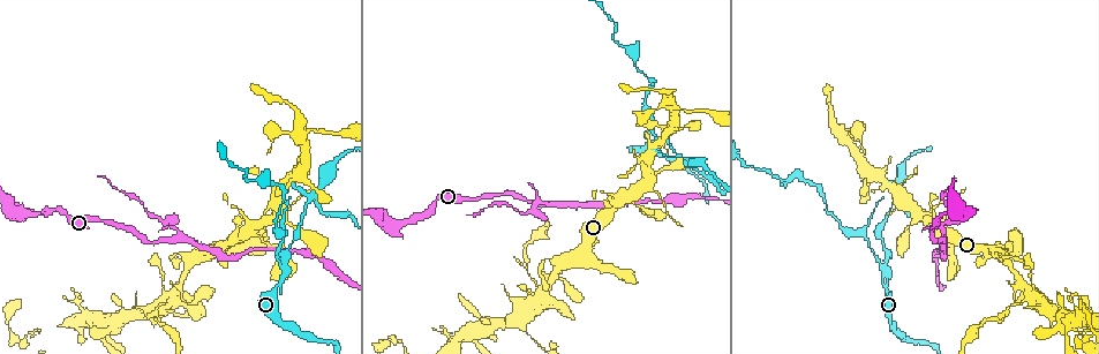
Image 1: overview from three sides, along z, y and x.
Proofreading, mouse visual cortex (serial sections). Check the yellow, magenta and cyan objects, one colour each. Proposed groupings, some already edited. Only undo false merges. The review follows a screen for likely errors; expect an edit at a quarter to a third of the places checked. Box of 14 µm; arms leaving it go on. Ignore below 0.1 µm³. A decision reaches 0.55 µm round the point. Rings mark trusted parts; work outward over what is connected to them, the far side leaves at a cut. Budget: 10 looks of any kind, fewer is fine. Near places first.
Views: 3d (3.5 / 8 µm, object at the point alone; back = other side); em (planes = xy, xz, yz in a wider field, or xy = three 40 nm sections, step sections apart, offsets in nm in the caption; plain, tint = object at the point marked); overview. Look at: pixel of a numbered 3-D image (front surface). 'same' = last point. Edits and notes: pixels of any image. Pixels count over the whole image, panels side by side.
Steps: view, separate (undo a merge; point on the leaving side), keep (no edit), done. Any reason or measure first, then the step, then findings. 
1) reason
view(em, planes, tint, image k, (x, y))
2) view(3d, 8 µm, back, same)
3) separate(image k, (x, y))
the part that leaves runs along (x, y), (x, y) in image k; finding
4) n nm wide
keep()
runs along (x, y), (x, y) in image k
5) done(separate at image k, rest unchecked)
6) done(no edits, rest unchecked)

abrupt turn
view(3d, 8 µm, image 1, (467, 328))

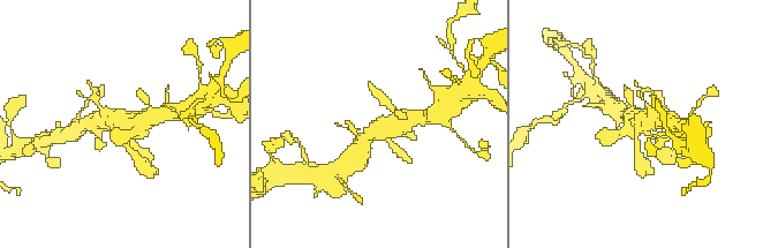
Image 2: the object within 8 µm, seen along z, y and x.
view(3d, 3.5 µm, image 2, (635, 133))

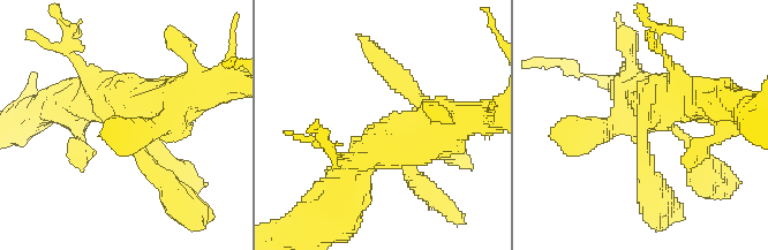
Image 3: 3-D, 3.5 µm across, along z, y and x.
view(em, xy, step 3, tint, image 3, (645, 124))

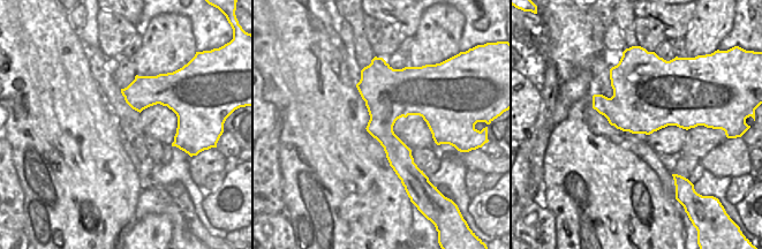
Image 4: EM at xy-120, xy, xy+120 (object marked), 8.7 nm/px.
keep()
runs along (472, 118), (386, 141), (347, 186) in image 3; continuous, no second cell

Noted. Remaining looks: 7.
view(3d, 3.5 µm, image 1, (174, 239))

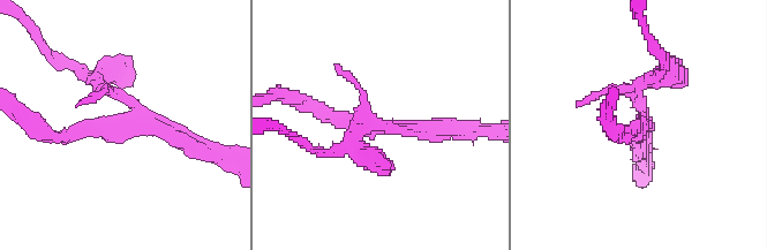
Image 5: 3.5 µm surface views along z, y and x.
now the EM
view(em, xy, step 1, plain, image 5, (641, 123))

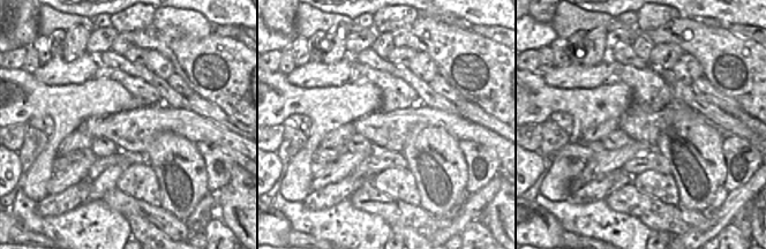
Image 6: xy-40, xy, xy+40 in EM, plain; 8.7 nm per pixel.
view(em, xy, step 1, tint, same)

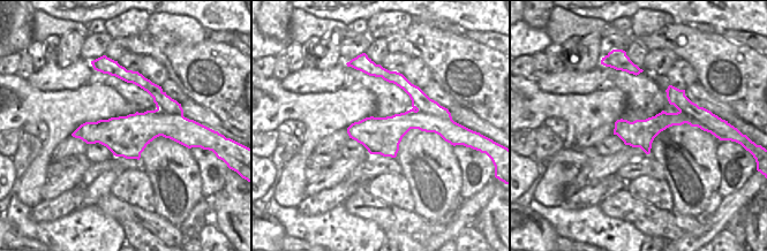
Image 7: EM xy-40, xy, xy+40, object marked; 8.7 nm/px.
320 nm wide
separate(image 5, (98, 90))
the part that leaves runs along (133, 108), (125, 95), (47, 55) in image 5; two cells meet here

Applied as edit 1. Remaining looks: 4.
redraw
view(overview)

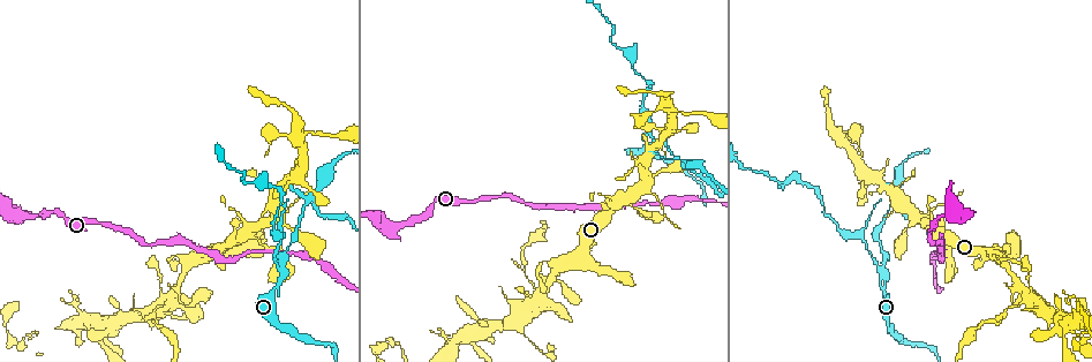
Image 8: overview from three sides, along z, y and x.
thick turns thin
view(3d, 3.5 µm, image 8, (642, 102))

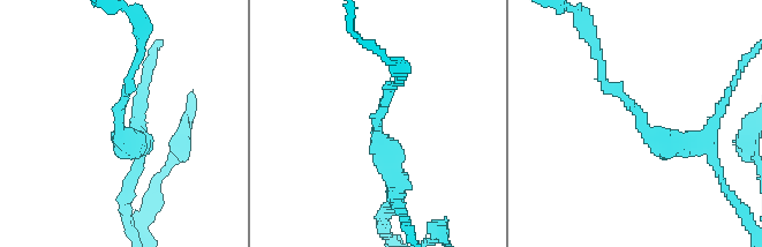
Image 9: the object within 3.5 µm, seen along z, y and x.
arms of 150, 350 nm
view(em, xy, step 5, tint, image 9, (378, 121))

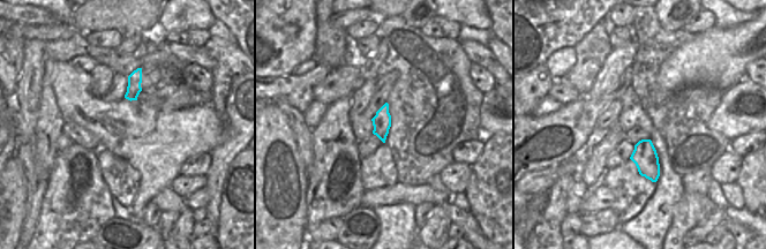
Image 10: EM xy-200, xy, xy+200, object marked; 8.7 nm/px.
cut it another way
view(em, xy, step 3, tint, same)

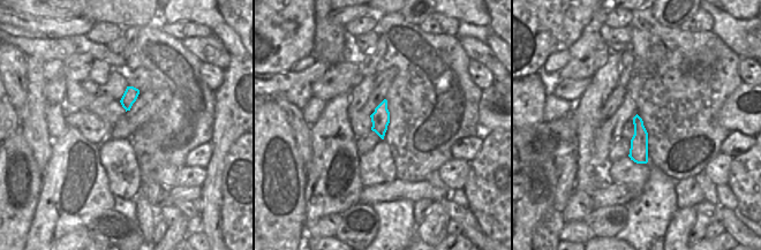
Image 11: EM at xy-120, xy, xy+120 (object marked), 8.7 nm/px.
keep()
runs along (689, 142), (651, 139), (601, 79), (598, 53) in image 9; all the same cell

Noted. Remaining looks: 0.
done(separate at image 5, rest unchecked)

